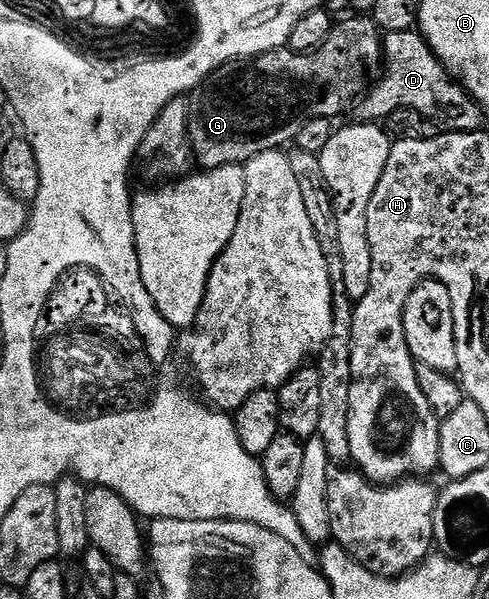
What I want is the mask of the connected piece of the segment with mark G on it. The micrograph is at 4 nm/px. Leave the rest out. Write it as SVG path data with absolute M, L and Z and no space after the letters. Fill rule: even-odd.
M352 17L336 24L333 32L327 37L327 41L318 51L294 51L292 49L282 49L280 51L268 51L265 55L254 55L252 59L242 59L236 65L228 69L218 70L209 76L196 91L192 92L188 100L189 105L189 145L193 149L193 157L198 168L214 171L217 167L235 167L244 165L249 160L254 159L259 153L264 151L275 151L284 148L284 143L292 144L296 140L299 129L307 125L309 119L332 119L336 120L337 115L341 115L349 106L356 104L358 100L366 94L367 84L374 78L373 70L380 68L383 63L383 32L372 18Z

